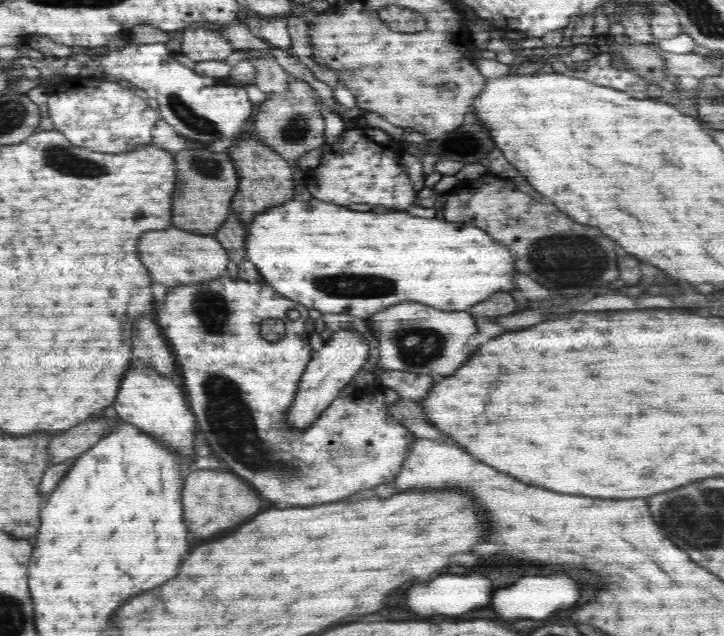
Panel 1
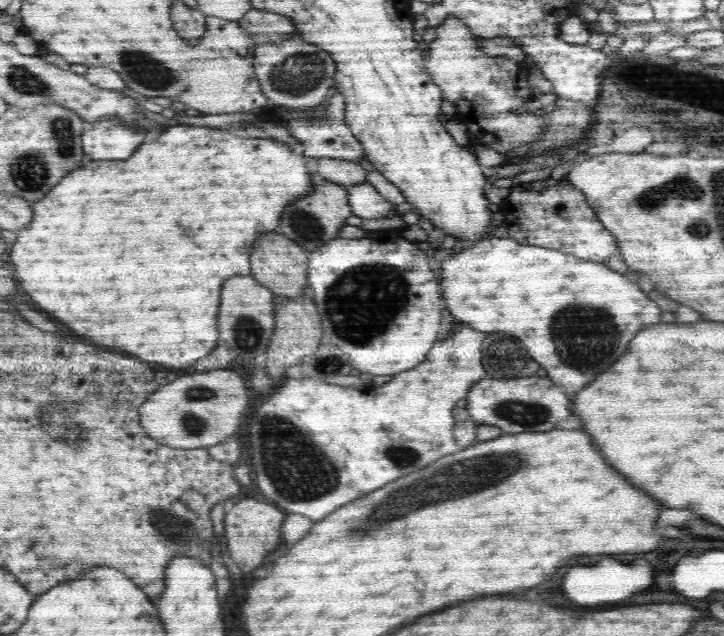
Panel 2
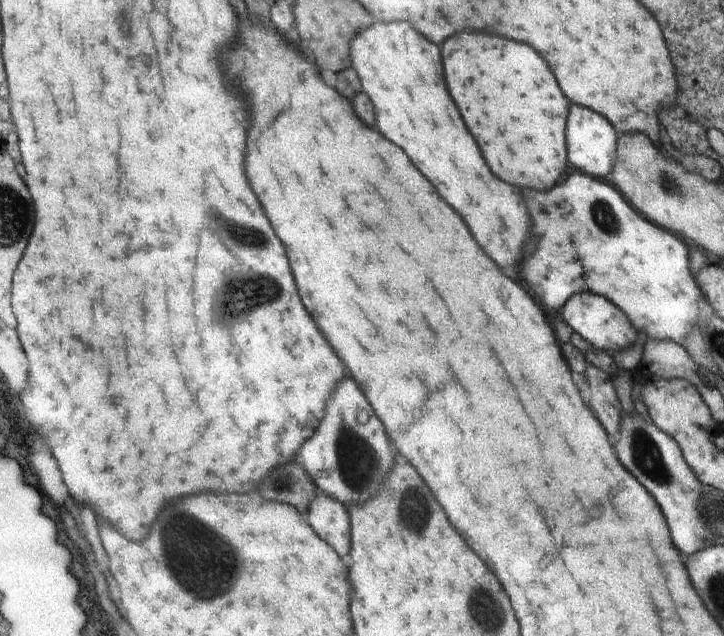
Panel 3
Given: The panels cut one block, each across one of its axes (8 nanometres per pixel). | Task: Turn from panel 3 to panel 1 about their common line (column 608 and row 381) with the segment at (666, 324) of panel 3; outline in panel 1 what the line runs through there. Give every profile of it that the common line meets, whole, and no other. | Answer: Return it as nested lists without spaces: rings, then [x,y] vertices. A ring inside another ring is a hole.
[[[238,279],[238,282],[226,280],[224,284],[220,284],[220,280],[198,286],[182,284],[170,292],[166,298],[166,308],[158,310],[158,324],[164,336],[174,344],[172,350],[180,364],[179,370],[182,370],[182,381],[186,384],[197,432],[207,439],[211,452],[222,462],[223,468],[250,484],[250,488],[254,488],[262,498],[272,502],[288,502],[292,506],[334,502],[354,492],[388,484],[392,482],[392,476],[400,472],[408,446],[416,440],[416,436],[402,422],[387,414],[387,407],[401,398],[388,387],[380,389],[373,398],[366,394],[363,396],[359,391],[345,397],[339,396],[321,412],[320,420],[304,431],[292,431],[292,427],[285,426],[284,414],[288,412],[300,378],[314,355],[309,341],[311,321],[308,309],[302,304],[282,296],[266,282],[240,282]],[[220,300],[228,300],[222,304],[228,304],[226,308],[234,310],[230,324],[222,330]]]

